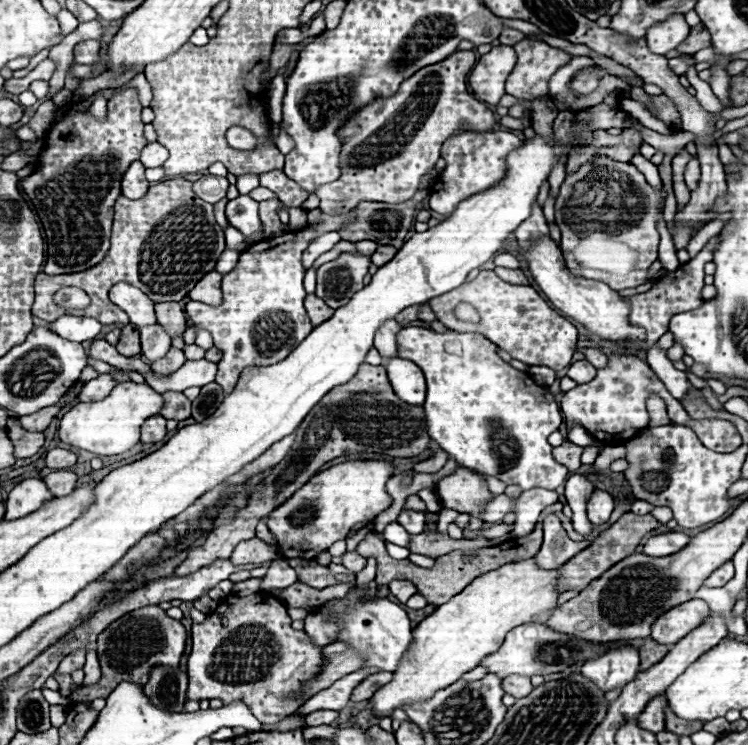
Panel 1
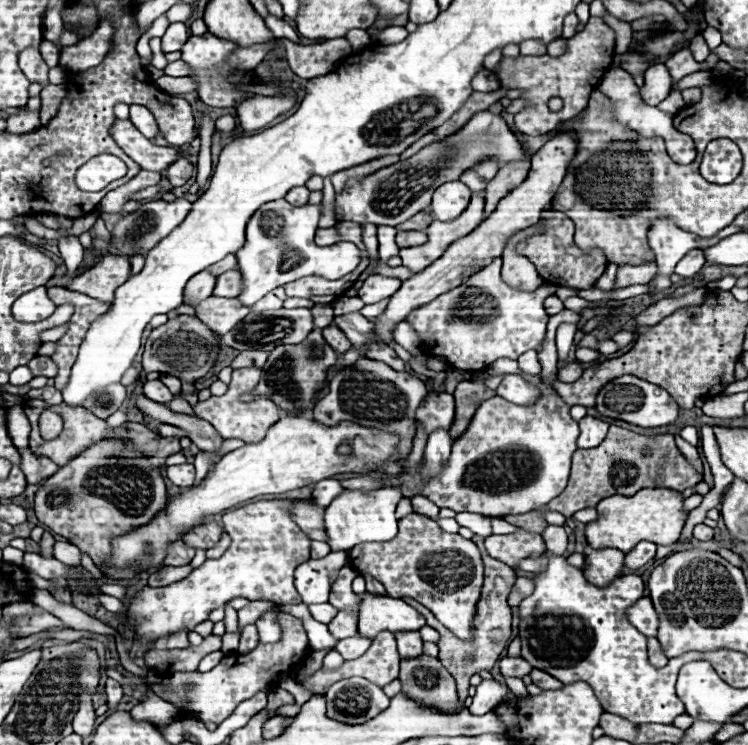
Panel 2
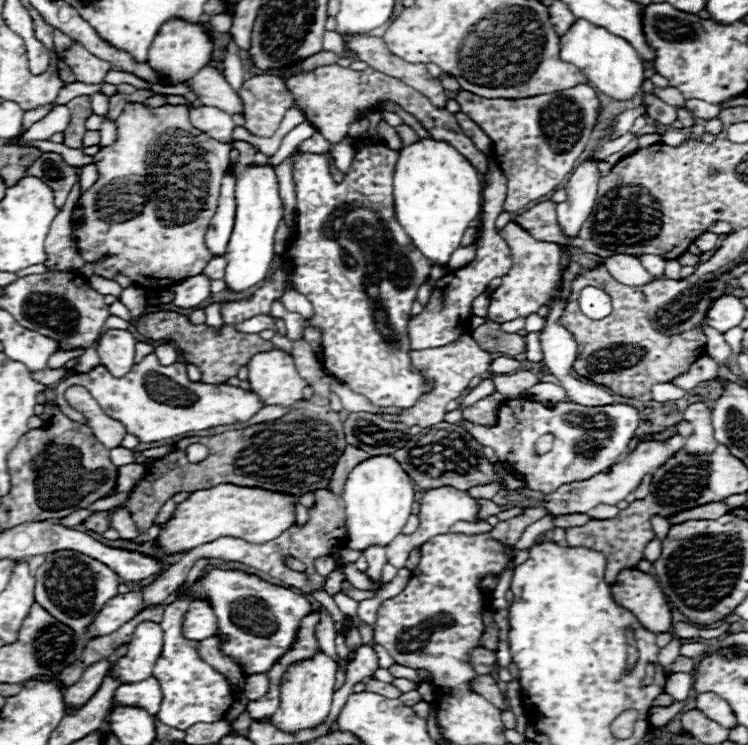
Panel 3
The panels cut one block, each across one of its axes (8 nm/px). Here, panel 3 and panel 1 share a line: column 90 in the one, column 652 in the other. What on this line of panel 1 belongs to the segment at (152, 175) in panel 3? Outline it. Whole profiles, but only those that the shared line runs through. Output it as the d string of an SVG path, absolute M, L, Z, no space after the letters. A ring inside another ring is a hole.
M596 158L596 162L588 162L578 172L566 176L560 188L560 196L556 200L556 206L558 206L556 224L560 226L560 232L562 232L560 248L566 258L566 266L570 266L570 270L576 276L590 278L590 280L602 280L614 290L636 288L644 284L648 280L648 270L652 262L658 258L660 234L658 234L656 222L658 222L658 216L662 214L664 198L666 198L666 190L658 192L650 188L644 174L638 172L632 164L620 164L610 158ZM588 178L594 178L594 182L590 182ZM594 220L604 222L604 224L594 224ZM622 230L626 230L626 234L620 234ZM592 232L612 232L616 234L616 240L636 250L638 260L632 272L628 272L626 276L614 276L614 274L602 274L600 270L582 270L582 266L574 260L574 248L580 242L580 234L592 234Z

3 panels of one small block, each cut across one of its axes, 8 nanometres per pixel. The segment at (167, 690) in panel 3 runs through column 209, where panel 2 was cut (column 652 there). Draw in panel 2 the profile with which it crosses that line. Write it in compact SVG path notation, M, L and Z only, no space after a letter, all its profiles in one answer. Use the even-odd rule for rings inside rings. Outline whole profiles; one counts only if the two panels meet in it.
M548 550L544 554L548 554L546 570L536 572L532 576L534 592L528 598L524 598L518 606L518 616L520 616L518 636L522 644L522 658L530 662L532 668L538 668L554 676L562 684L572 684L578 680L588 682L592 690L596 692L604 712L616 714L634 724L650 724L650 722L672 724L674 718L686 712L684 704L674 692L674 684L676 684L676 676L682 666L682 660L676 658L676 660L670 660L660 670L654 668L648 662L648 650L646 650L648 638L640 634L638 630L634 630L634 626L630 626L628 616L626 616L628 608L634 606L634 602L638 602L644 596L642 578L630 574L630 576L622 576L614 580L612 586L598 588L598 586L590 586L582 570L570 566L566 562L566 556L556 556Z

